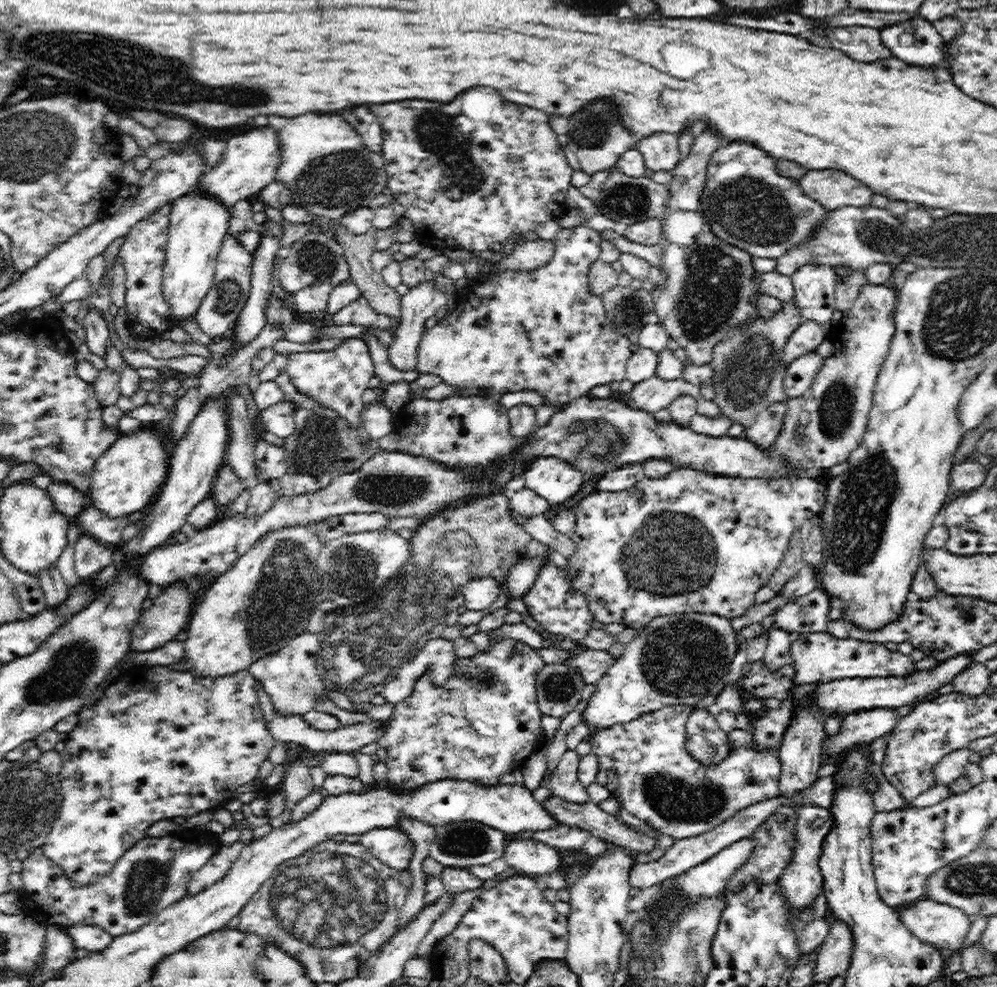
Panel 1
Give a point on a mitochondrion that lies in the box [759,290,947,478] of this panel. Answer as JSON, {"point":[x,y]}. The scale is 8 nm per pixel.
{"point":[837,404]}

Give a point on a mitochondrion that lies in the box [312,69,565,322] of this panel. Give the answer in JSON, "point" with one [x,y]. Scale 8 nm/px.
{"point":[428,118]}

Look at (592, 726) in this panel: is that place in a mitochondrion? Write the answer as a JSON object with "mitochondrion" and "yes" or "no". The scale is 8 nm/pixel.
{"mitochondrion":"no"}

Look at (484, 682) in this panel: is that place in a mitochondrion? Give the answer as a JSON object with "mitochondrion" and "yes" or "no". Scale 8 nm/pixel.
{"mitochondrion":"yes"}

